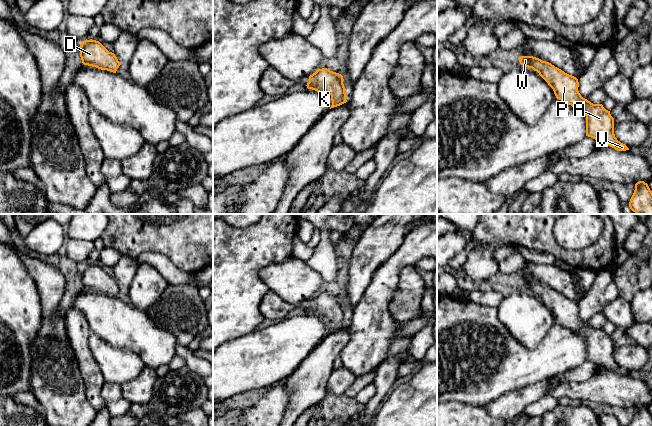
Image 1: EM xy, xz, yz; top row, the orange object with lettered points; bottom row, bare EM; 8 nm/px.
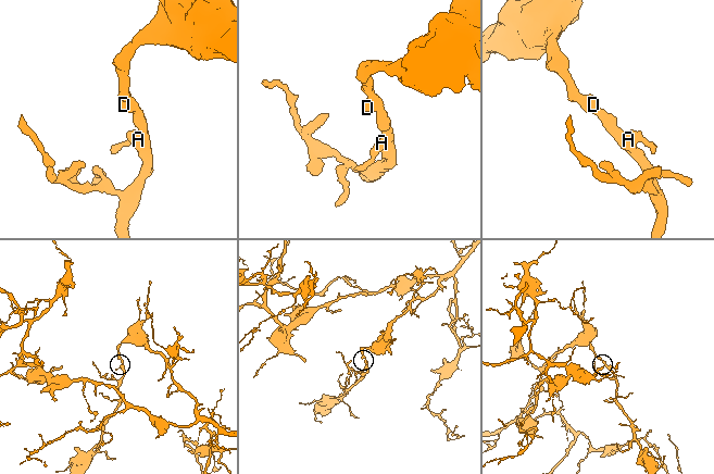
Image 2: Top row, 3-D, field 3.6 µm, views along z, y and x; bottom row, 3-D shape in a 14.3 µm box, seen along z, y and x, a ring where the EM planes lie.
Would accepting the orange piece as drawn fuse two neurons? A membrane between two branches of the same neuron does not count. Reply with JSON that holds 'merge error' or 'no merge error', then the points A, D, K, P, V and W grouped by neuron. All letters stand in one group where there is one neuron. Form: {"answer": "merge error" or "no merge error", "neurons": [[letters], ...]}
{"answer": "no merge error", "neurons": [["A", "D", "K", "P", "V", "W"]]}

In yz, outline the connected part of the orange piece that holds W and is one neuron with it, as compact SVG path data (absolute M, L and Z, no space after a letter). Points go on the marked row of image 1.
M521 56L520 64L537 71L553 89L557 99L579 109L586 116L586 136L601 141L617 151L629 148L617 140L614 134L614 118L602 104L593 104L578 91L578 79L549 62L533 56Z

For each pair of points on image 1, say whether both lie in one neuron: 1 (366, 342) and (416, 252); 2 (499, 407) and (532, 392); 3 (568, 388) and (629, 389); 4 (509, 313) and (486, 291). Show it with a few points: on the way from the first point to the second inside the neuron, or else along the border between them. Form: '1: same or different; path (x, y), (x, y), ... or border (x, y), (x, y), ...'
1: same; path (370, 318), (376, 297), (392, 270)
2: same; path (507, 407), (524, 396)
3: same; path (583, 389), (614, 389)
4: different; border (505, 296), (496, 308)

